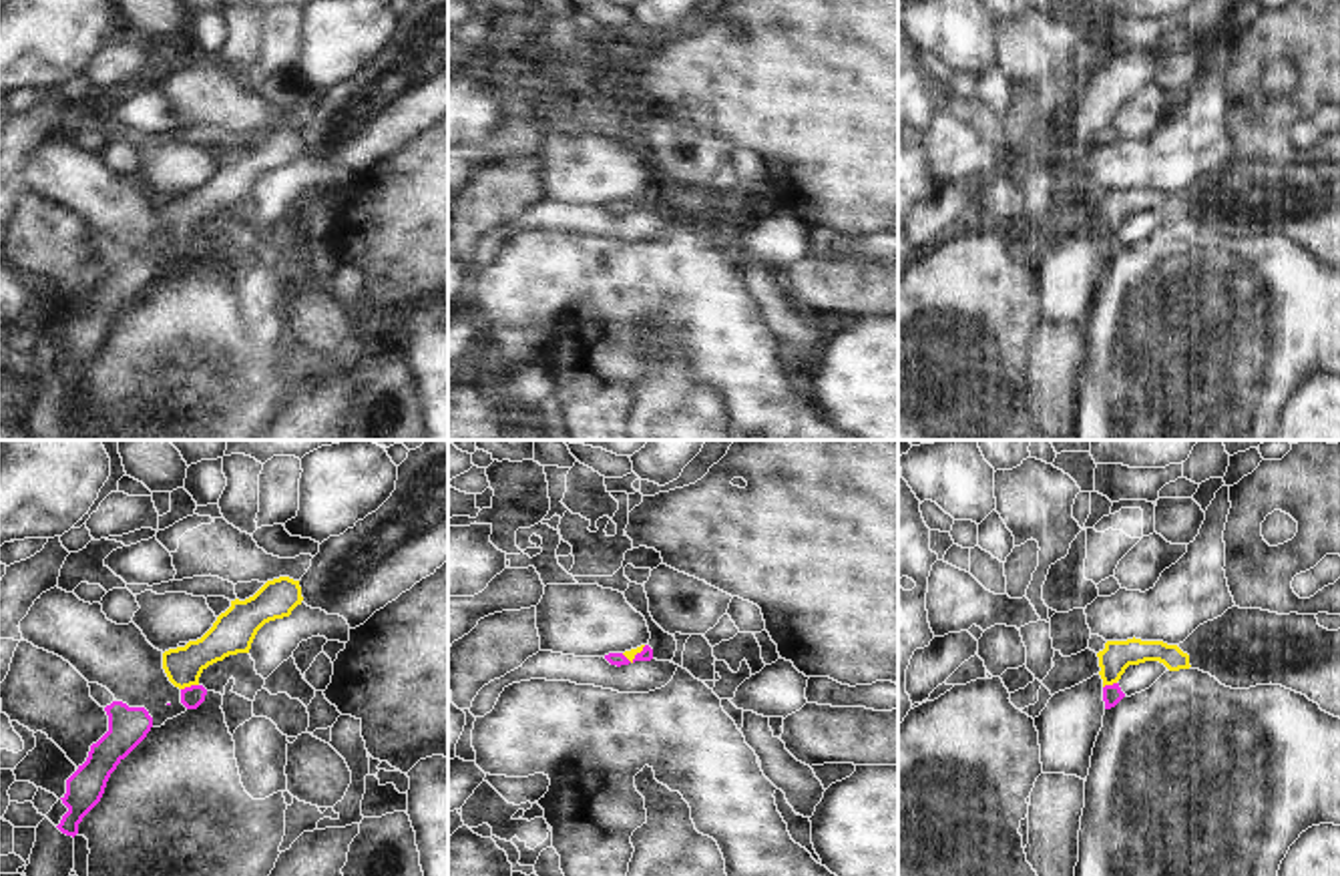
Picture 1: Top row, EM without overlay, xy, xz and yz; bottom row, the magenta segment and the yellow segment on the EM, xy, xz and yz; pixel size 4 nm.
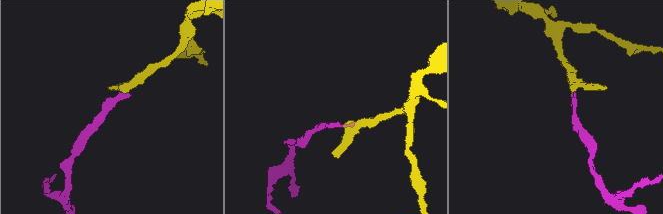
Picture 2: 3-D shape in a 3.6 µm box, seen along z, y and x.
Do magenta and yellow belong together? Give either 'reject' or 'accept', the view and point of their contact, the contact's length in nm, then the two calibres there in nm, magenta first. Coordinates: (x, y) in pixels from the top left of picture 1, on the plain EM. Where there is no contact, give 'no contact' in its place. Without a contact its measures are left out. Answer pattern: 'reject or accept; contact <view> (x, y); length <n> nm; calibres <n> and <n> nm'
accept; contact xy (191, 236); length 80 nm; calibres 90 and 160 nm

